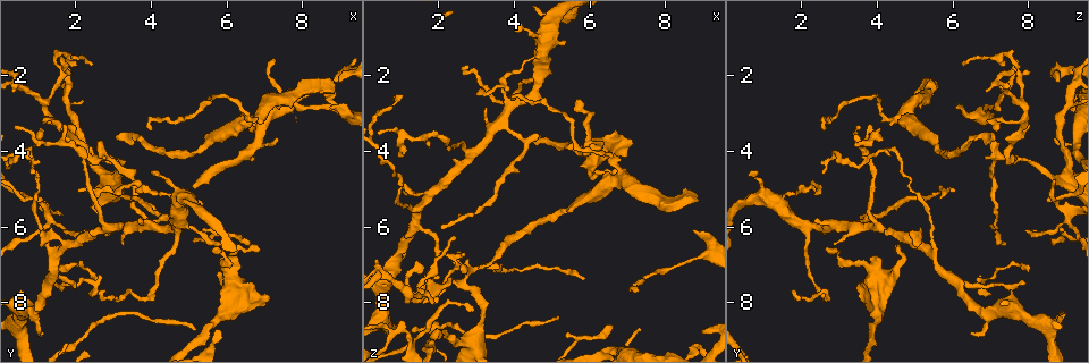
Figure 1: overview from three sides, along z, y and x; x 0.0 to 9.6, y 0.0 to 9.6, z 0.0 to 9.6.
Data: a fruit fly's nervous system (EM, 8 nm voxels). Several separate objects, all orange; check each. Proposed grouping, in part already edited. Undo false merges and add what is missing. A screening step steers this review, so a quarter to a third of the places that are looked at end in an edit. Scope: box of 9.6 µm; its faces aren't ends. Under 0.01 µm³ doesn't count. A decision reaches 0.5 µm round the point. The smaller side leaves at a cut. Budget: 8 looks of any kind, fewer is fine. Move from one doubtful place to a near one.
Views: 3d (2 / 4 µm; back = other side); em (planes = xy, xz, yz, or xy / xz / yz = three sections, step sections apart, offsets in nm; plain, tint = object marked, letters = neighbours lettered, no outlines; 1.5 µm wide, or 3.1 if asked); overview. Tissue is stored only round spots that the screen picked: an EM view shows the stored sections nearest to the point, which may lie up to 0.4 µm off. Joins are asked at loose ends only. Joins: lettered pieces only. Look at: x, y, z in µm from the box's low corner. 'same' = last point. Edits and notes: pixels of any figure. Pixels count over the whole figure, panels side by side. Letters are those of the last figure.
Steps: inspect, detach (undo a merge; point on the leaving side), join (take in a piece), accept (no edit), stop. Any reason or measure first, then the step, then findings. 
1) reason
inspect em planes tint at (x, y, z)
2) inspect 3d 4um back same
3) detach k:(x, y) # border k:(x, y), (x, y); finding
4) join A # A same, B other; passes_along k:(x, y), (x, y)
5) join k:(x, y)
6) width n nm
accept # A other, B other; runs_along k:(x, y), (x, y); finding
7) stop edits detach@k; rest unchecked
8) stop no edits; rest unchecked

inspect em planes letters at (6.80, 3.20, 4.70)

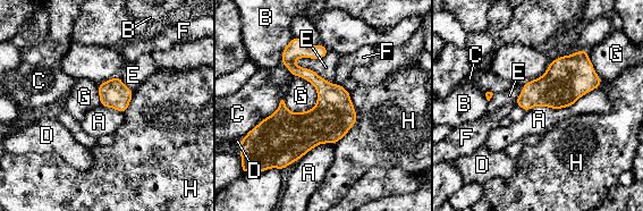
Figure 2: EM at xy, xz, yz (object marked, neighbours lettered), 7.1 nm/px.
accept # A other, B other, C other, D other, E other, F other, G other, H other; border 2:(598, 87), (570, 106), (525, 112); continuous, no second neuron

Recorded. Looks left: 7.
calibre changes
inspect em planes letters at (5.65, 8.55, 3.90)

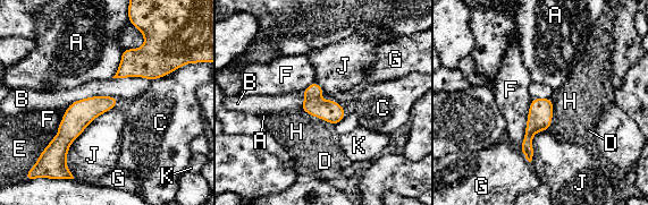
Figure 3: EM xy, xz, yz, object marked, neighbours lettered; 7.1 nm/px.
longest_contact J 550 nm
accept # A other, B other, C other, D other, E other, F other, G other, H other, J other, K other; runs_along 3:(114, 100), (95, 105), (62, 148); all the same neuron

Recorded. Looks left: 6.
inspect 3d 2um back at (5.60, 6.50, 2.70)

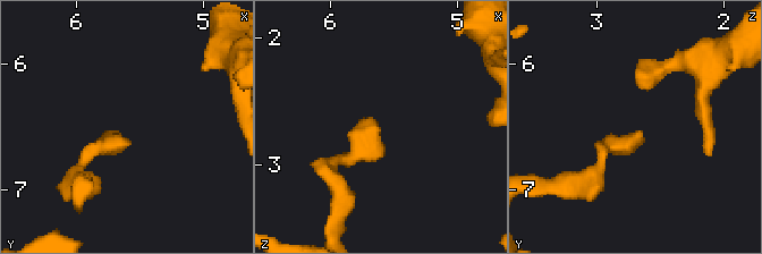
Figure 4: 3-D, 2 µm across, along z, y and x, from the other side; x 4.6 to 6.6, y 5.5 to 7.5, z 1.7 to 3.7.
now the EM
inspect em planes letters at (5.64, 6.56, 2.66)

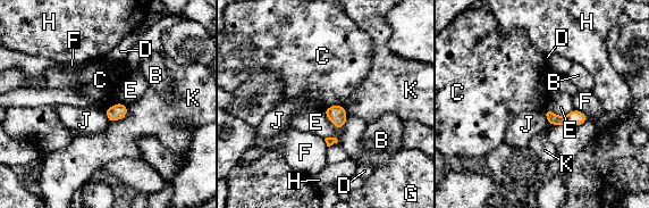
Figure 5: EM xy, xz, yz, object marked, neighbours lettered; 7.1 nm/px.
width 80 nm
accept # B other, C other, D other, E other, F other, G other, H other, J other, K other; border 5:(340, 104), (328, 106), (323, 110); none of them fits

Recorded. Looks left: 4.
stop no edits; rest unchecked

